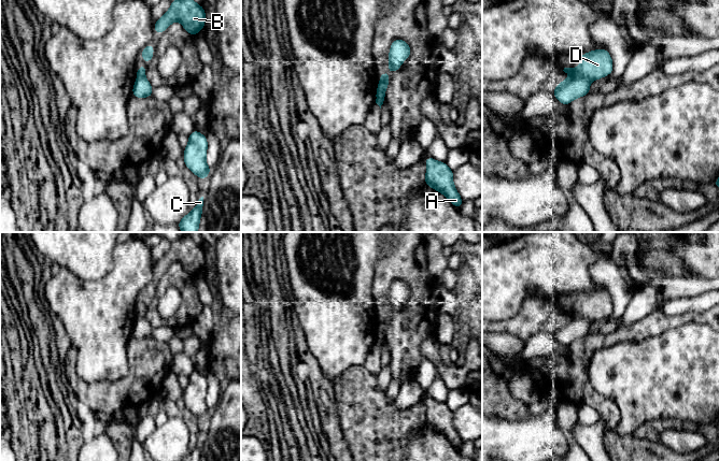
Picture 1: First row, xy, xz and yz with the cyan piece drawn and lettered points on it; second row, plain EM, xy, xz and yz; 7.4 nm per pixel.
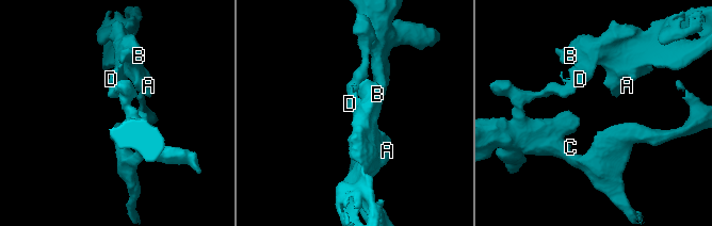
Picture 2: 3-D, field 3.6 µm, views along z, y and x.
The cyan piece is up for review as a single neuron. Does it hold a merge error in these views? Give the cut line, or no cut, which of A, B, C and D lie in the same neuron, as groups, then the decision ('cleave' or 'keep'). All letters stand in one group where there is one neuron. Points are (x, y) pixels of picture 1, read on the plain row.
cut in yz along (572, 317), (583, 317), (590, 322); A B D / C; cleave

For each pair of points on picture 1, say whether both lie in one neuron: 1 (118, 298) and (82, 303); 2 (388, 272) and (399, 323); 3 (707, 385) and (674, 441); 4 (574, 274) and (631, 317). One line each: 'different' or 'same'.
1: same
2: same
3: different
4: different

